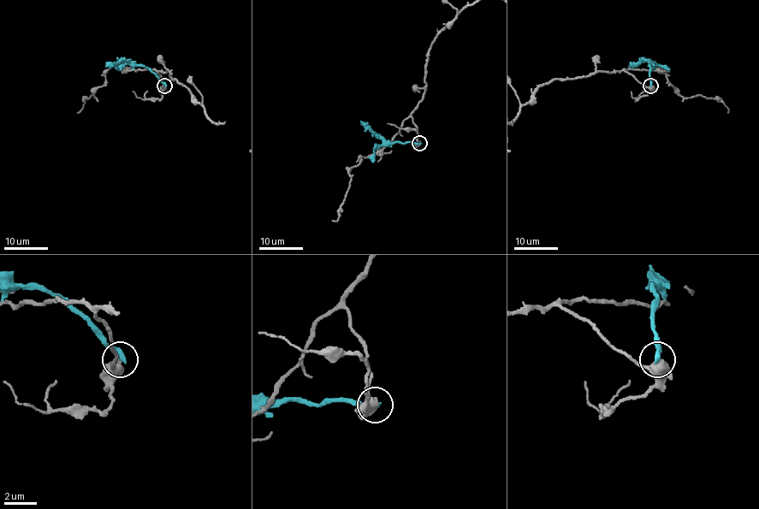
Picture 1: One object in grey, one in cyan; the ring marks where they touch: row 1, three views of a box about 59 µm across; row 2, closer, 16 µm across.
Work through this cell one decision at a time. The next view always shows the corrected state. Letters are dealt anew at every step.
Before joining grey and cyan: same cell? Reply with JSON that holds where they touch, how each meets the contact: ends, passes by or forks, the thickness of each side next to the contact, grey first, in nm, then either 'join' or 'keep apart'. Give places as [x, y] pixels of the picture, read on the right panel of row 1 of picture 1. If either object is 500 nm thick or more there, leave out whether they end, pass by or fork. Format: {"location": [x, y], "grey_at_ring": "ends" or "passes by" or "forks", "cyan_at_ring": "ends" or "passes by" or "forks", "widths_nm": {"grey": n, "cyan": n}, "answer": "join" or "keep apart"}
{"location": [650, 85], "widths_nm": {"grey": 500, "cyan": 360}, "answer": "keep apart"}

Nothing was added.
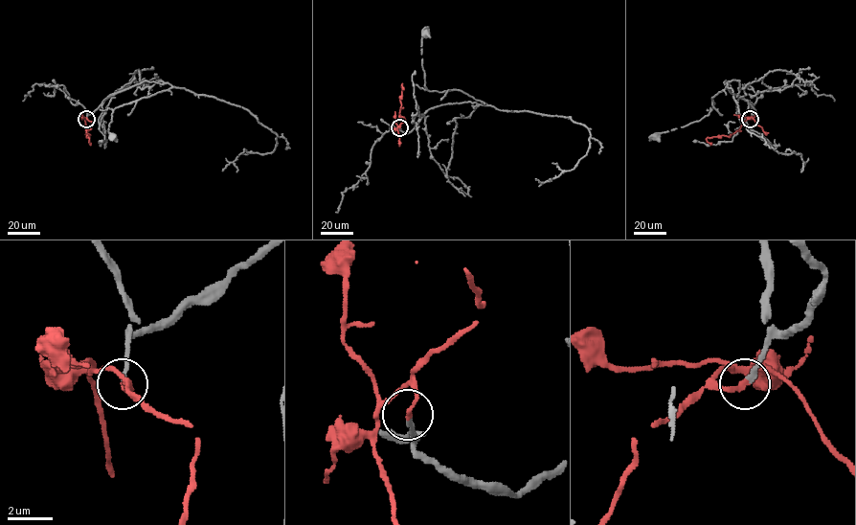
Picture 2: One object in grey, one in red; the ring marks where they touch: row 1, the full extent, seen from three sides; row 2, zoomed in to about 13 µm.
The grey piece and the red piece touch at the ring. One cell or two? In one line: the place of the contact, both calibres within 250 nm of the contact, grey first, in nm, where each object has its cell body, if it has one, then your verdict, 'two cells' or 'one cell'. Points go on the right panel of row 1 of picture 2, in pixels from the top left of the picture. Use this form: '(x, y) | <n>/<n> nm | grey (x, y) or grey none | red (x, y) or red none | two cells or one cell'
(750, 119) | 190/190 nm | grey (655, 137) | red none | one cell

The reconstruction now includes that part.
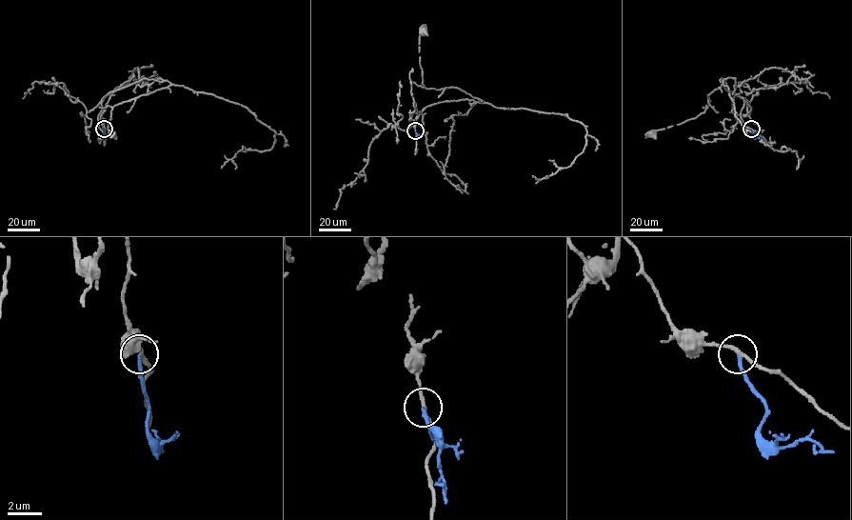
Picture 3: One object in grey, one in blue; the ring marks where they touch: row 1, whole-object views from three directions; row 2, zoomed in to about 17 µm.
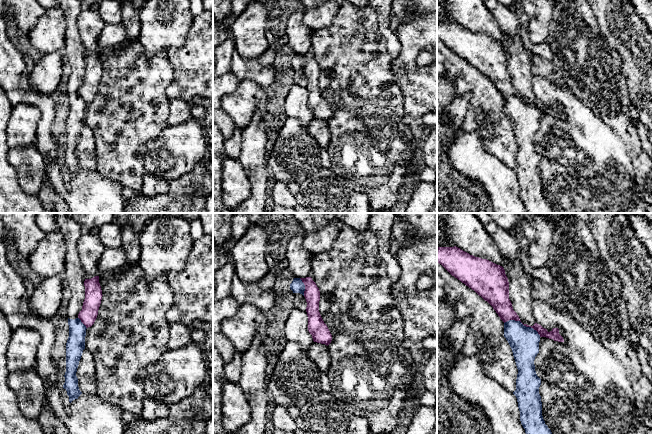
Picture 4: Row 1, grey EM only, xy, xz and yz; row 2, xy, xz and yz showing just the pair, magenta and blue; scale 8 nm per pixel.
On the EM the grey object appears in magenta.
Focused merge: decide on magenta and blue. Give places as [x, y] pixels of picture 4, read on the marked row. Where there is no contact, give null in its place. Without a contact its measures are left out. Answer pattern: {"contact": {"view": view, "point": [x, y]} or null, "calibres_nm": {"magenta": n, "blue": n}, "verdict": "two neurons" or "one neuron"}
{"contact": {"view": "yz", "point": [523, 324]}, "calibres_nm": {"magenta": 150, "blue": 240}, "verdict": "two neurons"}

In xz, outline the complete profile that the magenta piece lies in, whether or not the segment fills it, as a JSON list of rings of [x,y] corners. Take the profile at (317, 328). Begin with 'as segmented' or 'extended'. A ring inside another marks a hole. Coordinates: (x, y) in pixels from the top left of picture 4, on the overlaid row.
as segmented; [[[311,277],[300,278],[305,285],[304,297],[307,302],[308,331],[313,341],[329,345],[332,335],[319,312],[320,291]]]

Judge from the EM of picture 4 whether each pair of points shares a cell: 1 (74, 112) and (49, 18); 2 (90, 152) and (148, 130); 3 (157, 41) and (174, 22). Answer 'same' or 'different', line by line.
1: different
2: different
3: same

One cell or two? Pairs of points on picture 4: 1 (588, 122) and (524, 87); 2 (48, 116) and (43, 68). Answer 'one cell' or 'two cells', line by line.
1: two cells
2: two cells

